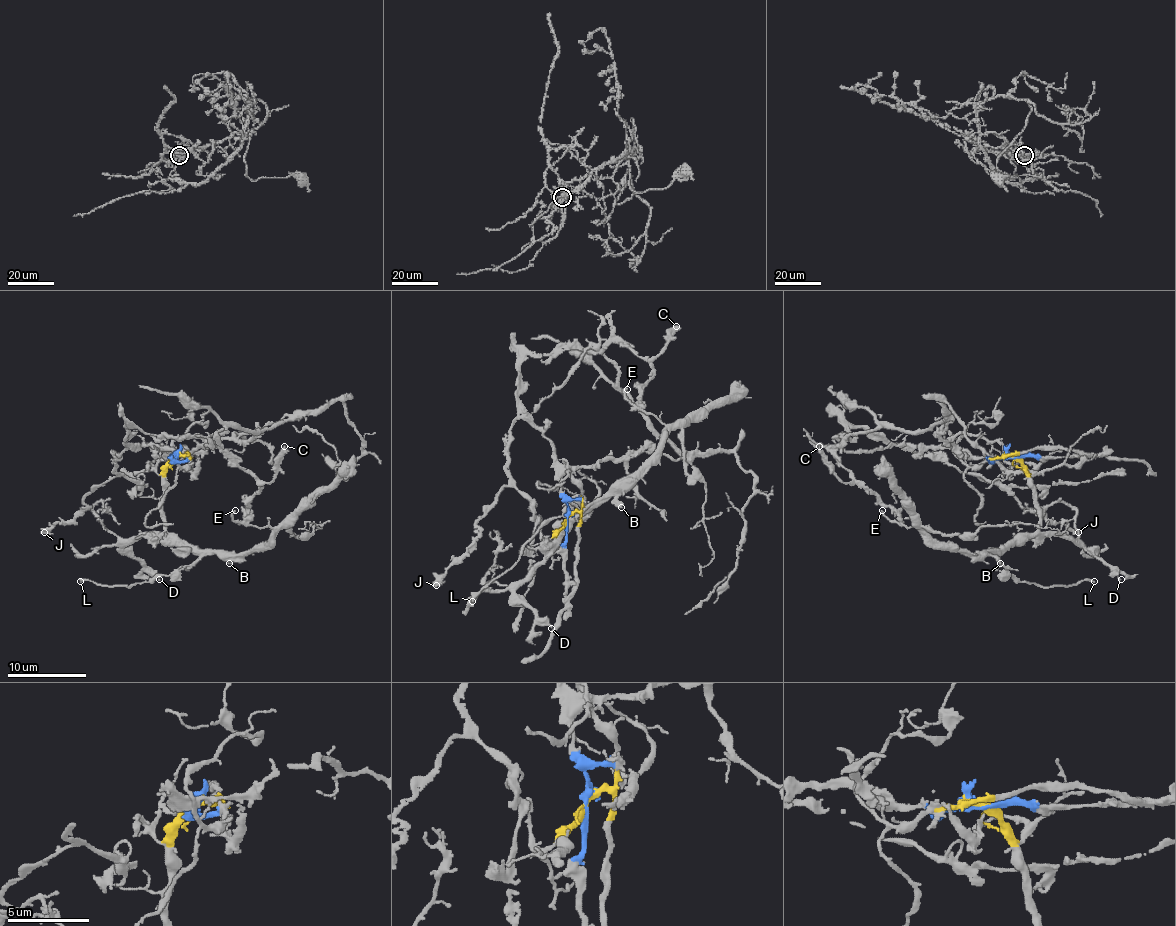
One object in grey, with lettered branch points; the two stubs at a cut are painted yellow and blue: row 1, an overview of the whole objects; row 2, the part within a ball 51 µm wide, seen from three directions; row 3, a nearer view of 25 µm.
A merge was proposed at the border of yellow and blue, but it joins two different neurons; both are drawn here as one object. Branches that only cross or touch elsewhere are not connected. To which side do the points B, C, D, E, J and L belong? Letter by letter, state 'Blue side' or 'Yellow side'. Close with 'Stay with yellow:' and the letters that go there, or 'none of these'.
B: Yellow side
C: Blue side
D: Yellow side
E: Yellow side
J: Blue side
L: Yellow side
Stay with yellow: B, D, E, L

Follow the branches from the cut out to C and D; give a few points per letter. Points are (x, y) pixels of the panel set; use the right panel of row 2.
C: (1012, 458), (891, 442), (858, 427), (842, 436), (836, 458), (850, 482), (818, 446)
D: (1012, 456), (1024, 472), (1038, 511), (1040, 530), (1065, 532), (1083, 548), (1089, 548), (1120, 579)

